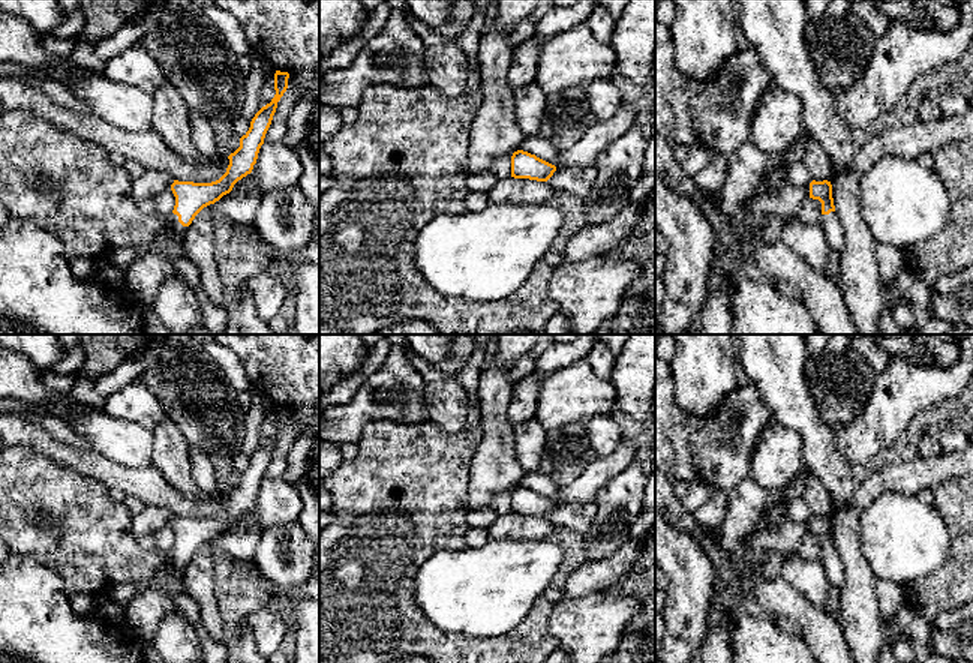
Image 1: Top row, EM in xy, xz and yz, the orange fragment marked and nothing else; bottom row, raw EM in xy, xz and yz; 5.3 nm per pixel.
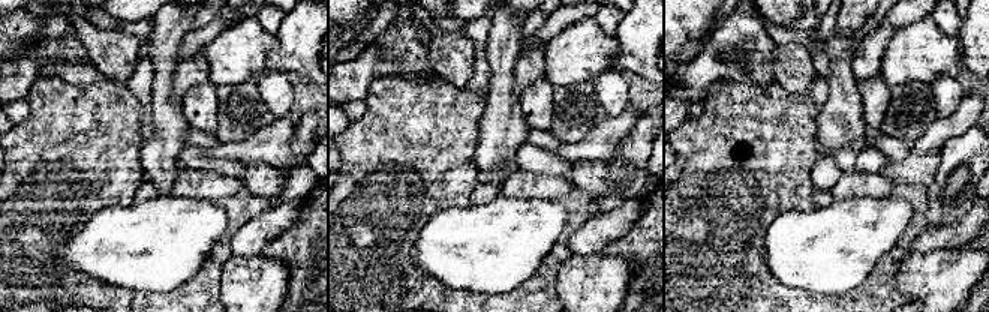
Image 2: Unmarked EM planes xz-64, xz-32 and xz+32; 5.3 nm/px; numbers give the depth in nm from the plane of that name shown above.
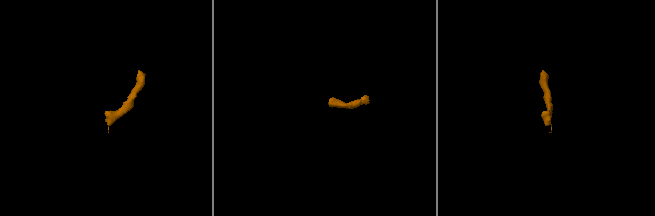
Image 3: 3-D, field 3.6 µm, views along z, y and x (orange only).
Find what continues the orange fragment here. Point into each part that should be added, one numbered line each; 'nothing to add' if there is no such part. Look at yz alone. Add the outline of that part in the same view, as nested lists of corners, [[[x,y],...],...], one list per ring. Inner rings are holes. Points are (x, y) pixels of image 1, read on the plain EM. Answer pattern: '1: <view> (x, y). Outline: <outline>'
1: yz (829, 560). Outline: [[[831,548],[829,550],[823,550],[819,561],[825,568],[825,574],[831,586],[835,586],[840,590],[844,584],[844,570],[843,570],[843,562],[838,556],[837,549]]]

